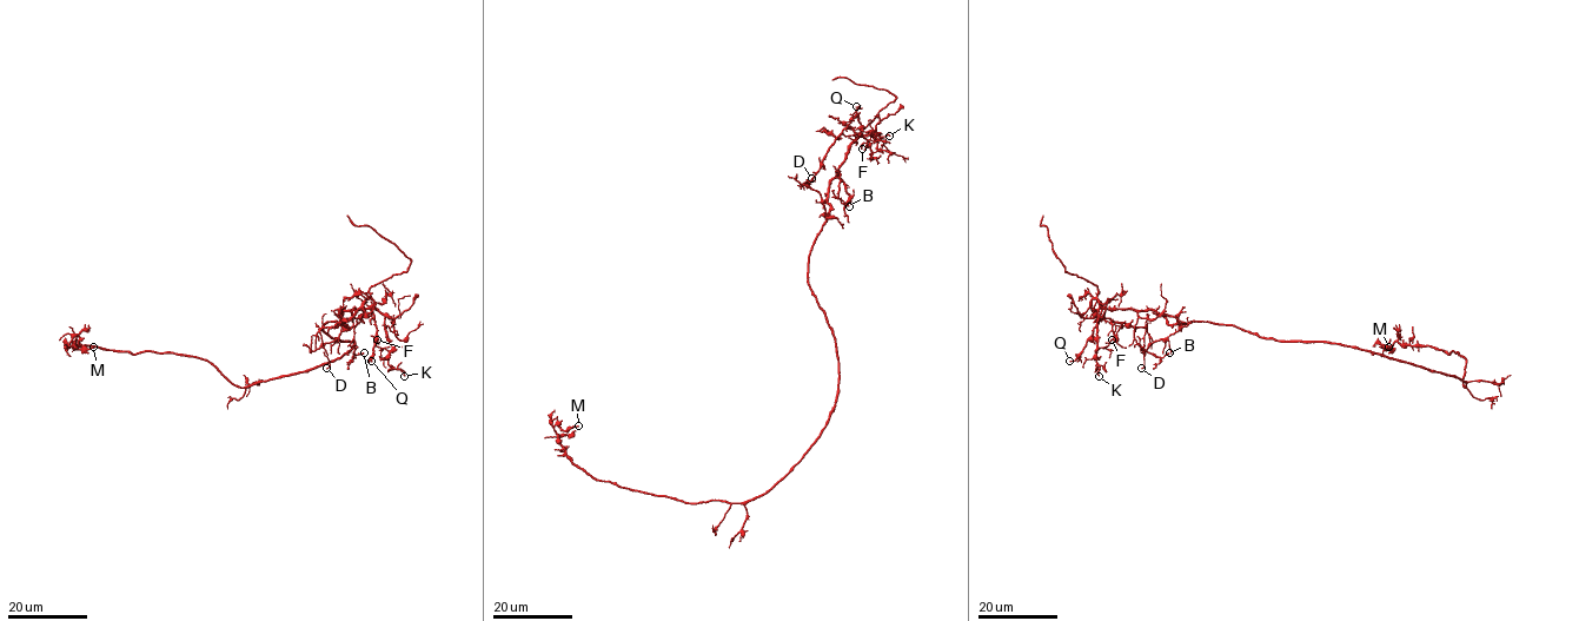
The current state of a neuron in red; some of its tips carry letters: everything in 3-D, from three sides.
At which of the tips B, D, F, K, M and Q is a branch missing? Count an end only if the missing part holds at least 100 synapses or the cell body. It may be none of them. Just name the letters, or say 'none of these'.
none of these

